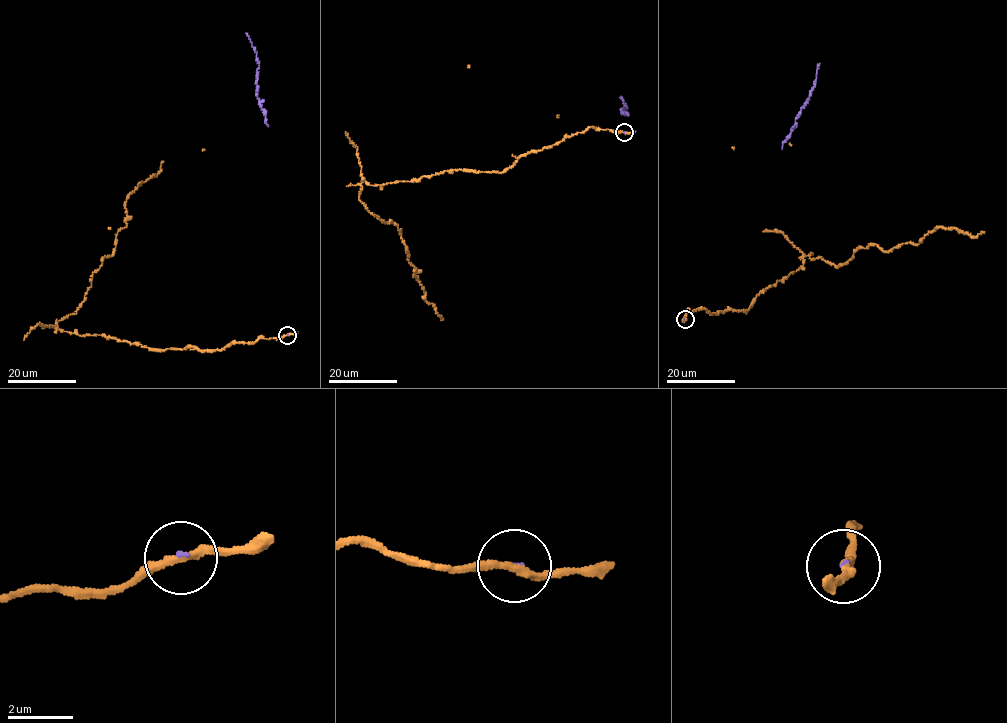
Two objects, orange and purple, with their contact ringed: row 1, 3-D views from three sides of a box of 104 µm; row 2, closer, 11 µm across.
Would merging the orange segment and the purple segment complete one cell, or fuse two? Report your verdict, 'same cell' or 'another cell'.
another cell

